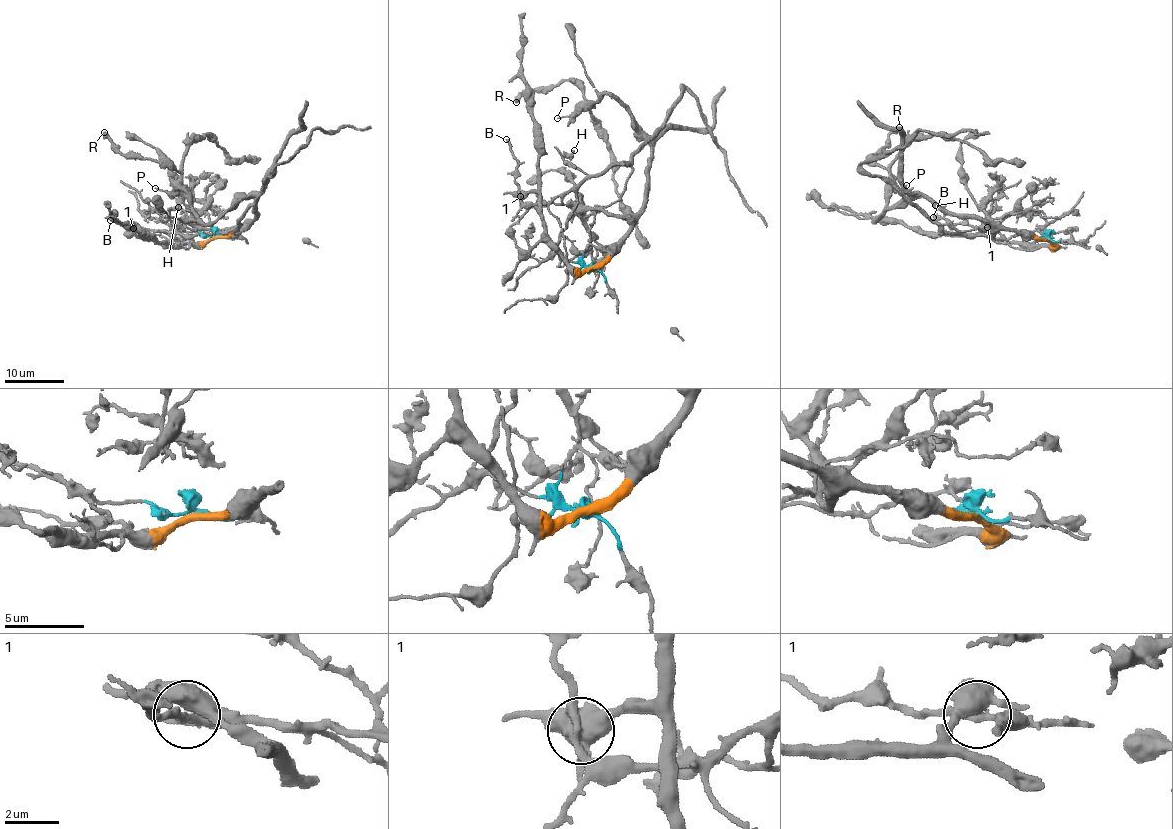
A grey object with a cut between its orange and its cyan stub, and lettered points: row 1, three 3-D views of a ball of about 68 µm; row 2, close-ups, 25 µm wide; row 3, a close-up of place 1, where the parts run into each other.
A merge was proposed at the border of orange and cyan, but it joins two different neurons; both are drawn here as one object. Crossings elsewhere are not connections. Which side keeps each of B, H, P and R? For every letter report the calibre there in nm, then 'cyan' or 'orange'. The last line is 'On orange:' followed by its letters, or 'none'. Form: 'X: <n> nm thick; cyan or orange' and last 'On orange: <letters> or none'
B: 280 nm thick; cyan
H: 200 nm thick; cyan
P: 120 nm thick; orange
R: 500 nm thick; orange
On orange: P, R

